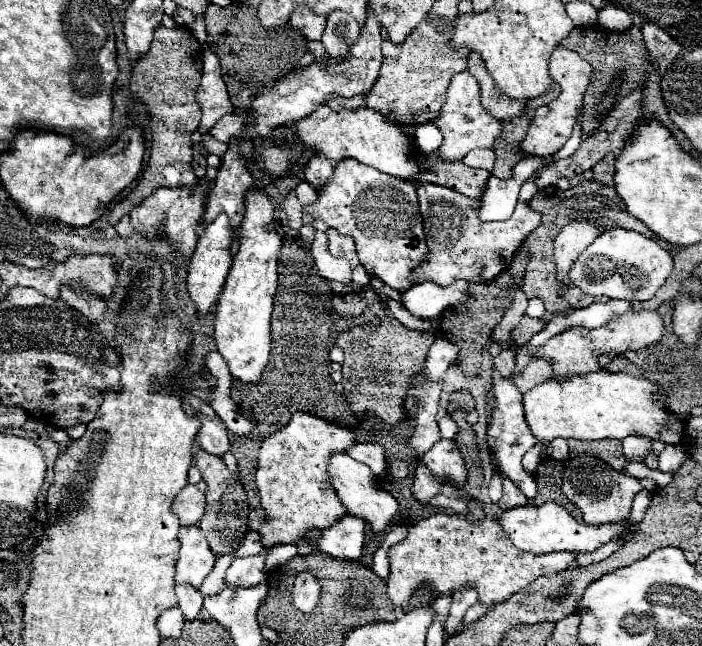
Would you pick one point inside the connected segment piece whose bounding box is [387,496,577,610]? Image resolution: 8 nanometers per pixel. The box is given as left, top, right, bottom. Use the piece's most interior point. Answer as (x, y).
(478, 554)

